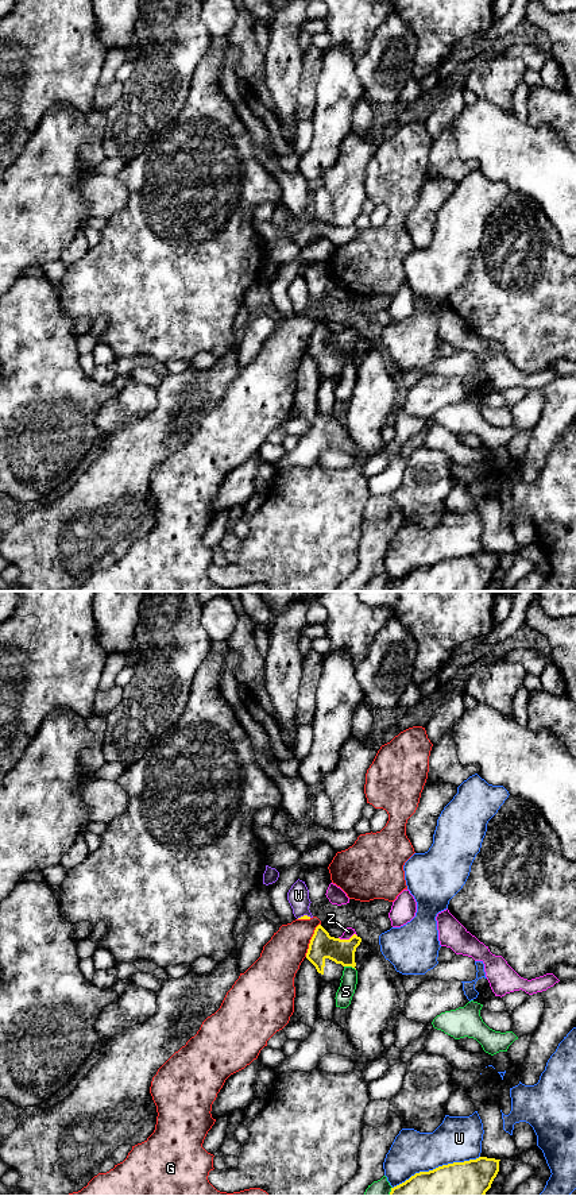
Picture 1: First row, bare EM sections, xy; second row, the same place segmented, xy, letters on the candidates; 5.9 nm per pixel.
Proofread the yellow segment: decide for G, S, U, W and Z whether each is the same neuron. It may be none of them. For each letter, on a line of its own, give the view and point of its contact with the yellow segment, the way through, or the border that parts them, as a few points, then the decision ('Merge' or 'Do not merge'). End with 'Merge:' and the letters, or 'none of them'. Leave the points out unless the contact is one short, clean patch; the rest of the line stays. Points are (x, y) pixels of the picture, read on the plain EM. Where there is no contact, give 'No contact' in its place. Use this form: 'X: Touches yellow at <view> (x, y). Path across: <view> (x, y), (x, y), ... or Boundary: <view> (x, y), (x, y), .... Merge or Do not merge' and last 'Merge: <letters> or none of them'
G: Touches yellow at xy (310, 335). Do not merge
S: Touches yellow at xy (350, 361). Do not merge
U: Touches yellow at xy (436, 563). Do not merge
W: Touches yellow at xy (304, 311). Path across: xy (305, 312), (304, 311), (298, 290). Merge
Z: Touches yellow at xy (347, 335). Path across: xy (321, 342), (340, 342), (347, 335), (348, 327). Merge
Merge: W, Z

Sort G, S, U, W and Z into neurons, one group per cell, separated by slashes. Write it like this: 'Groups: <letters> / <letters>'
Groups: G / S / U / W Z

